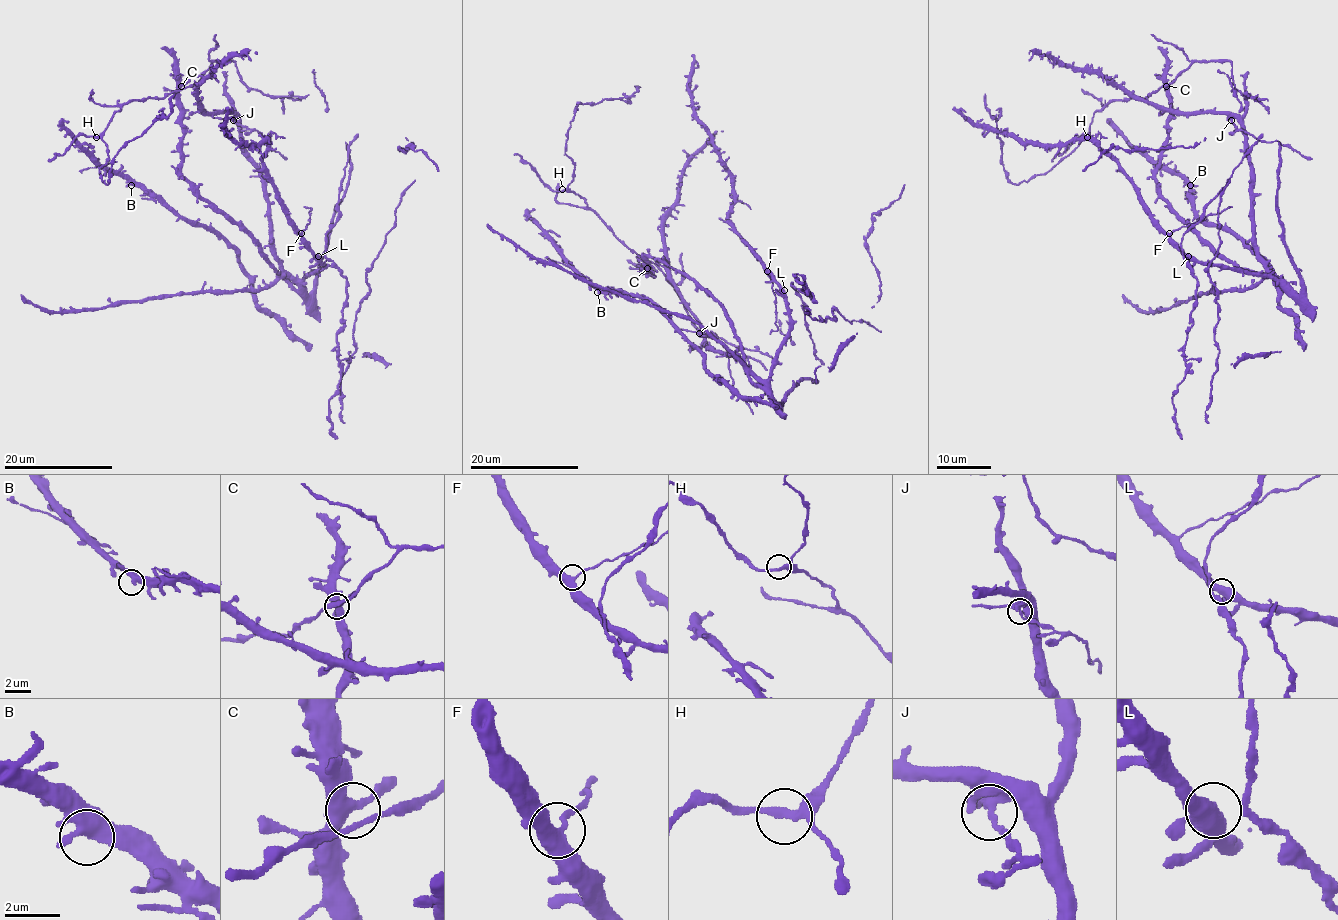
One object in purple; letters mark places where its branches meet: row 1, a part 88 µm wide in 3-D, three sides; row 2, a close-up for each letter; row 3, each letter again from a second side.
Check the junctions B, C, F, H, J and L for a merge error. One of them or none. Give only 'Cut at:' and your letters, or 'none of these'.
Cut at: J

